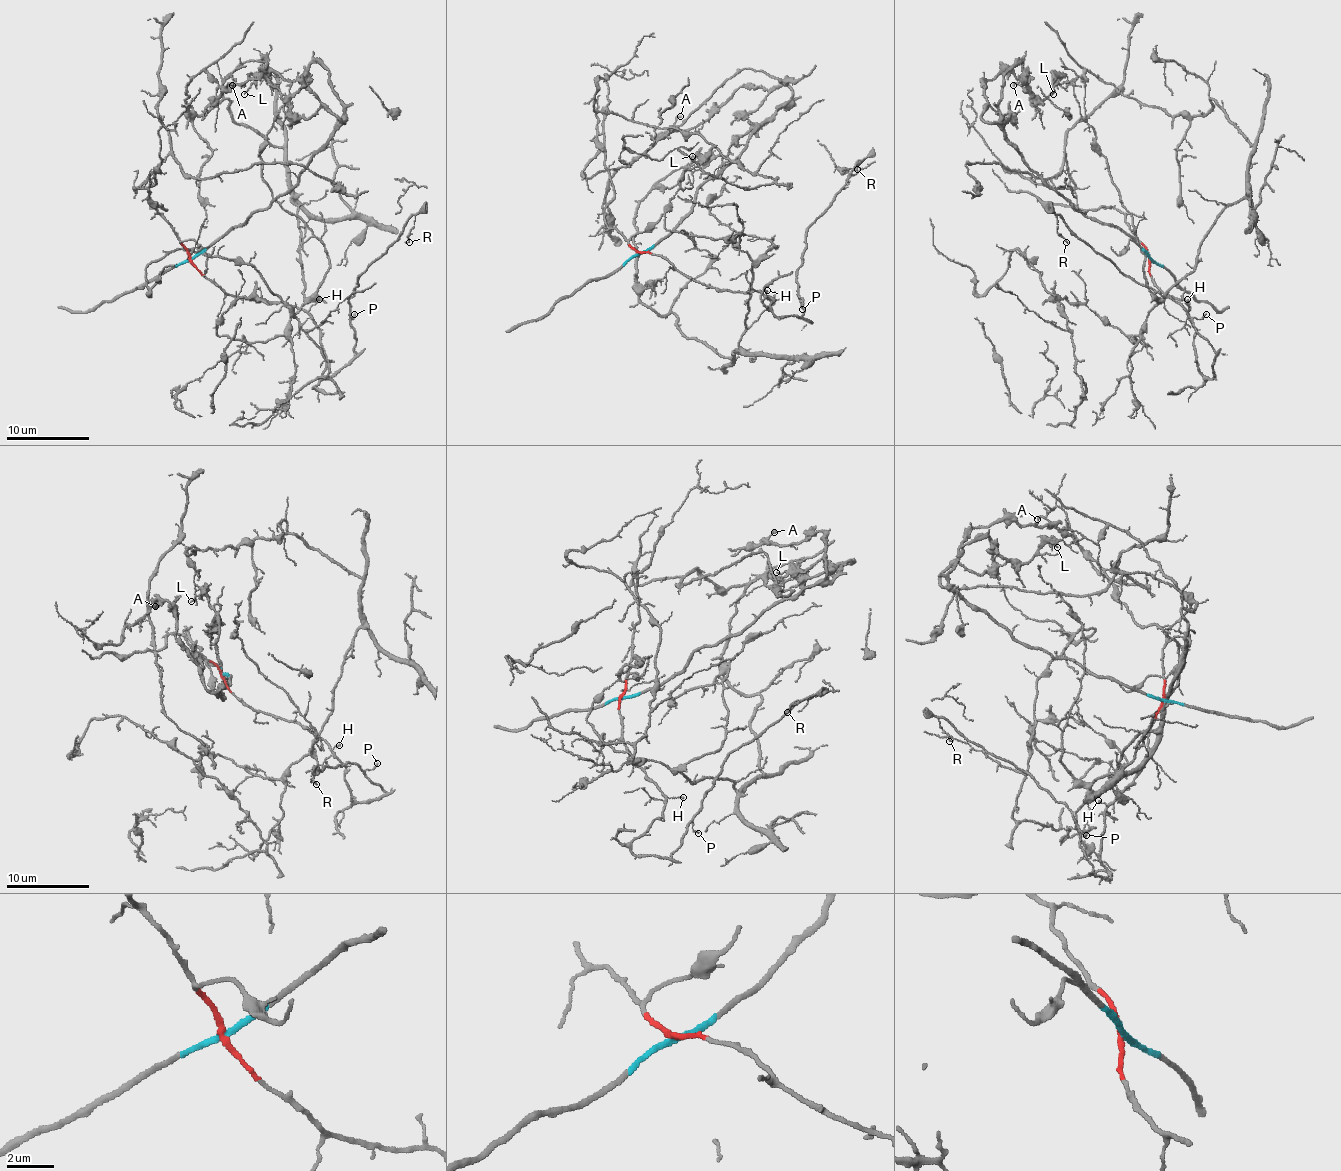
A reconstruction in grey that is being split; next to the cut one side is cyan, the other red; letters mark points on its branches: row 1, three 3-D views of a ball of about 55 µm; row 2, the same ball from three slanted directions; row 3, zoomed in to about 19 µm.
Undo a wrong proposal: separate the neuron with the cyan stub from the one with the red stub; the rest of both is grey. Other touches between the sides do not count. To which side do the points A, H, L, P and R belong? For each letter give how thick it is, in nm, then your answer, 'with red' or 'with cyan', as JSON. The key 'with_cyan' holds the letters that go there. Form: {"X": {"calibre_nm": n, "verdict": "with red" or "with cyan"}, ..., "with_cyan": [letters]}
{"A": {"calibre_nm": 170, "verdict": "with cyan"}, "H": {"calibre_nm": 110, "verdict": "with red"}, "L": {"calibre_nm": 110, "verdict": "with cyan"}, "P": {"calibre_nm": 140, "verdict": "with red"}, "R": {"calibre_nm": 130, "verdict": "with red"}, "with_cyan": ["A", "L"]}

